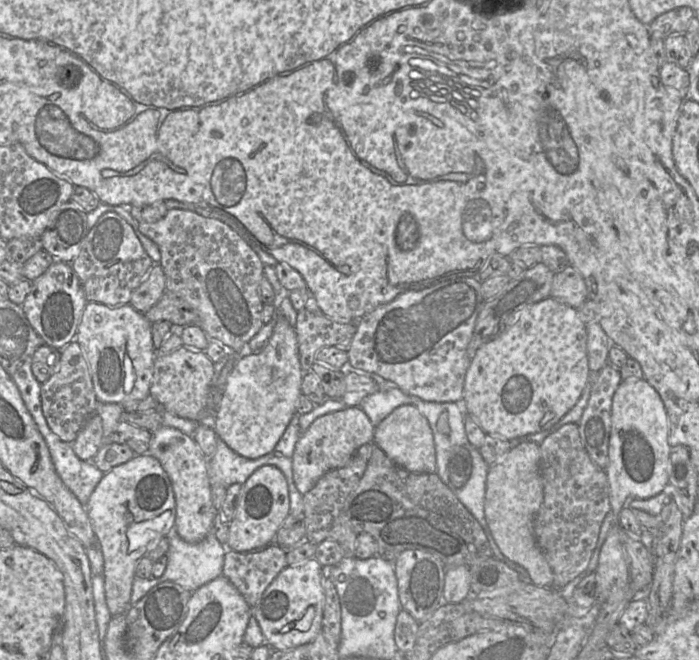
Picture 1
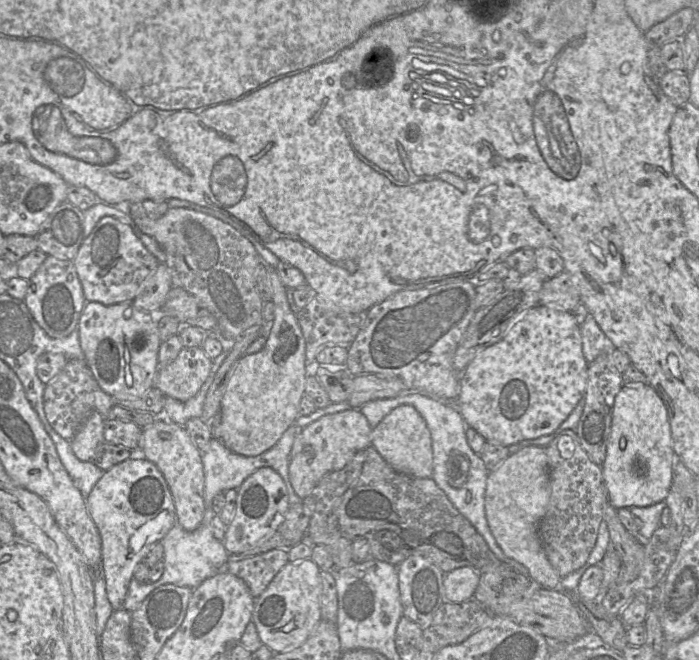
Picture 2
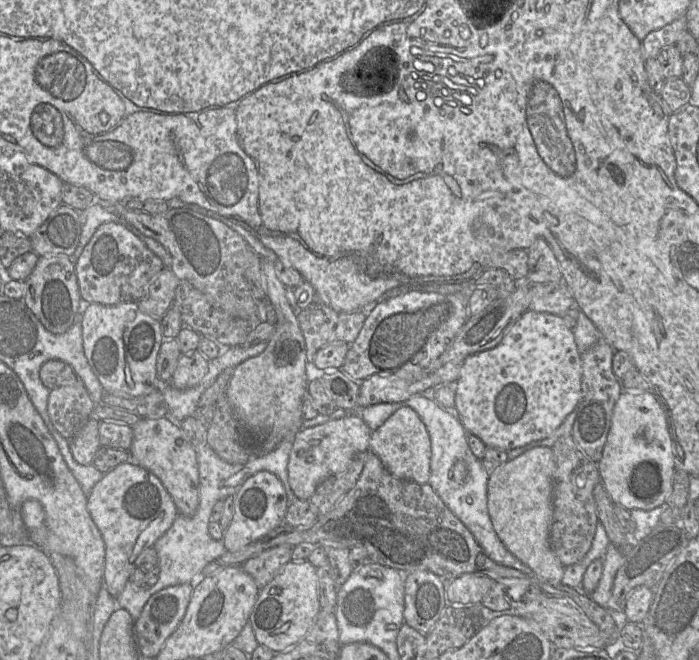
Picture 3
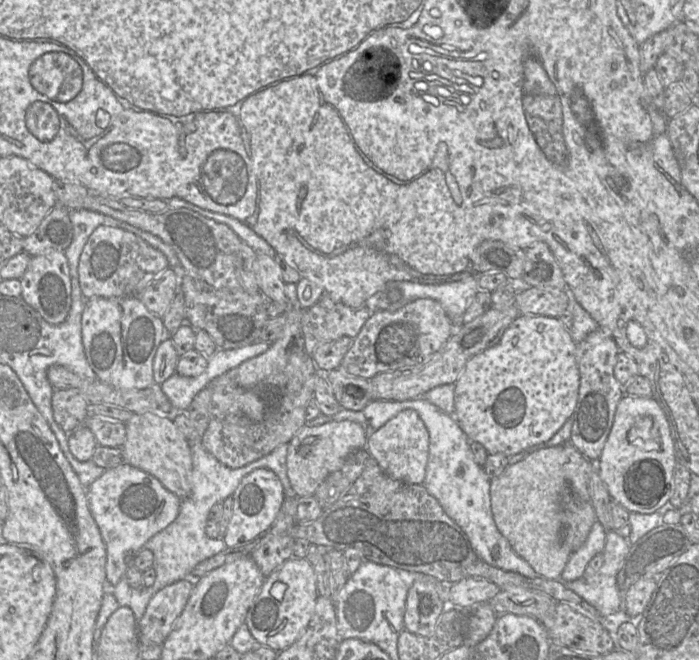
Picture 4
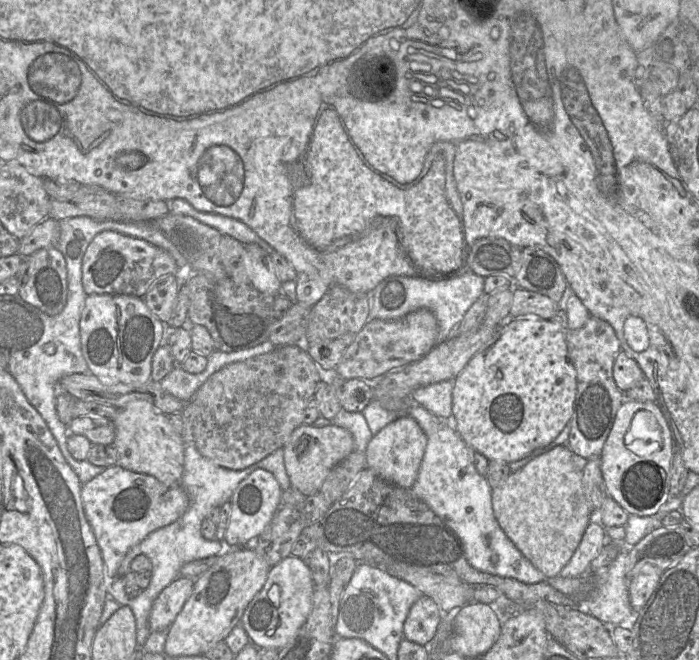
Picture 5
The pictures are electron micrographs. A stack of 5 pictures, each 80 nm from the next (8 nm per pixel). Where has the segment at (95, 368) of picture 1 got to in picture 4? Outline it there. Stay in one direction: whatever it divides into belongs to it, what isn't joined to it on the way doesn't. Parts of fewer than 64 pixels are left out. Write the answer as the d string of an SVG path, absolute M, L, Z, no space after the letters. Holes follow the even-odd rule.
M140 298L87 299L81 325L87 362L98 380L125 390L140 390L154 383L153 360L160 343L168 334L162 318L152 314Z

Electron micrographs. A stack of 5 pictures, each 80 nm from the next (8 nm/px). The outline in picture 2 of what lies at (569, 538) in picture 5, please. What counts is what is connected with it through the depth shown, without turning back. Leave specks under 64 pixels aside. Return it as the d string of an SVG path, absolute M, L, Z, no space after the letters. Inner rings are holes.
M526 446L489 470L485 513L490 530L505 555L527 567L531 578L542 587L554 589L560 587L561 577L550 563L538 534L538 524L547 511L550 494L545 447Z

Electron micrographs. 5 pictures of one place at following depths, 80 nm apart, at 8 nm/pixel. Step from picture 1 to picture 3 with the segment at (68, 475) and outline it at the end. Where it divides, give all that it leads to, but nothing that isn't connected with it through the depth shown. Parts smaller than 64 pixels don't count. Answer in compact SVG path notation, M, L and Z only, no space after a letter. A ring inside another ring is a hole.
M44 422L57 441L59 450L67 463L69 469L71 470L74 477L79 482L83 492L86 496L89 496L94 488L94 486L103 478L104 473L99 471L93 464L81 465L73 457L70 449L70 440L65 438L65 441L62 440L53 430L50 428L47 422Z

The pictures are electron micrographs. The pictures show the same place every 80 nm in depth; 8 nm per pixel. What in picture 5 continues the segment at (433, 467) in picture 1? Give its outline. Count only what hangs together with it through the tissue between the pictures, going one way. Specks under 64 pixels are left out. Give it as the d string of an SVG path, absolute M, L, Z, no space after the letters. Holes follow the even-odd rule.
M402 416L372 437L365 451L367 467L387 482L402 488L412 488L418 476L427 441L427 435L417 421L410 416Z

